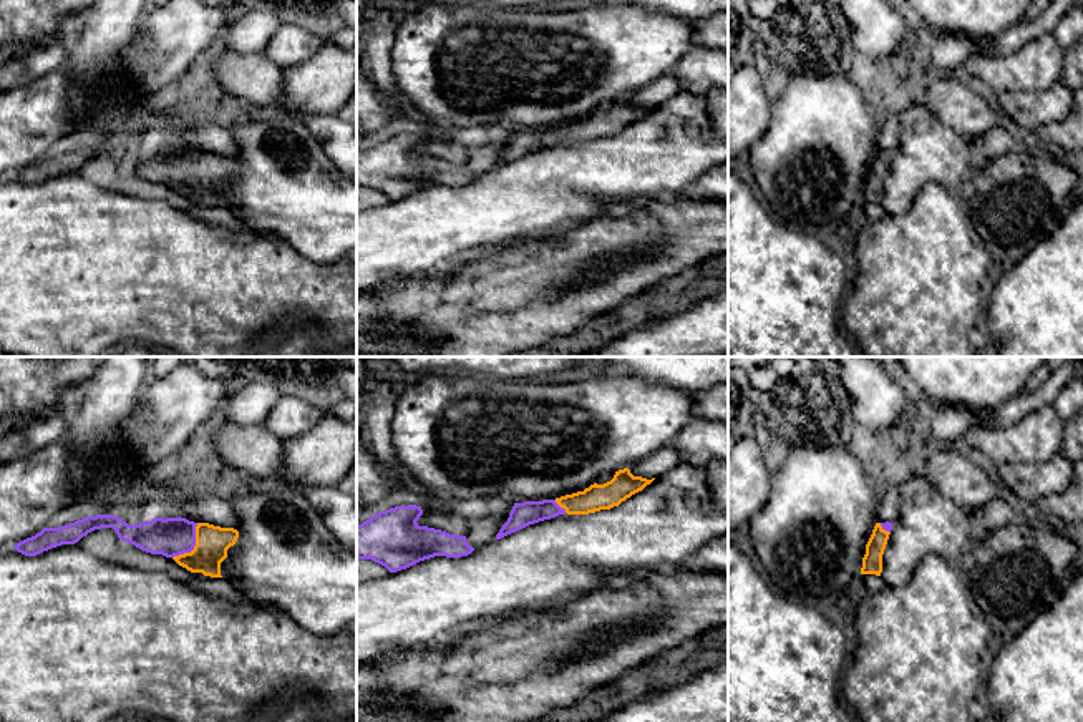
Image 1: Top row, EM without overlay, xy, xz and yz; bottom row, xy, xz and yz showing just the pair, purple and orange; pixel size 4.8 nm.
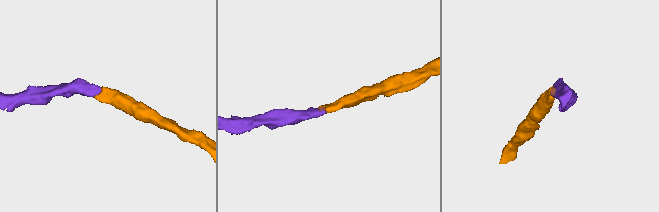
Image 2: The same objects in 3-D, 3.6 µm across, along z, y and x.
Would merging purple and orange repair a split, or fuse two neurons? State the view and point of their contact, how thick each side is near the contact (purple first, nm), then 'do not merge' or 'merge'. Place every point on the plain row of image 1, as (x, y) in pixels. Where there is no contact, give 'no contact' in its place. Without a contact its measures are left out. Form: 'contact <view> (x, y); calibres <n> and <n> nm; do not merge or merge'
contact xy (194, 173); calibres 190 and 160 nm; merge

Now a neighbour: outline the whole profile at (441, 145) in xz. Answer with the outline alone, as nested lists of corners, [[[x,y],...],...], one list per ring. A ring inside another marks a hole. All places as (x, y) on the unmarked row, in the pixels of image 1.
[[[444,131],[423,133],[421,138],[423,143],[416,149],[418,154],[428,154],[459,164],[466,164],[469,159],[471,149],[458,143],[454,136]]]

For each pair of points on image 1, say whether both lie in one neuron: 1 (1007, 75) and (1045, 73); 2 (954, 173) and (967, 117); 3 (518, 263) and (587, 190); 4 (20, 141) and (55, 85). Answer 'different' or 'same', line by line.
1: same
2: different
3: different
4: same

